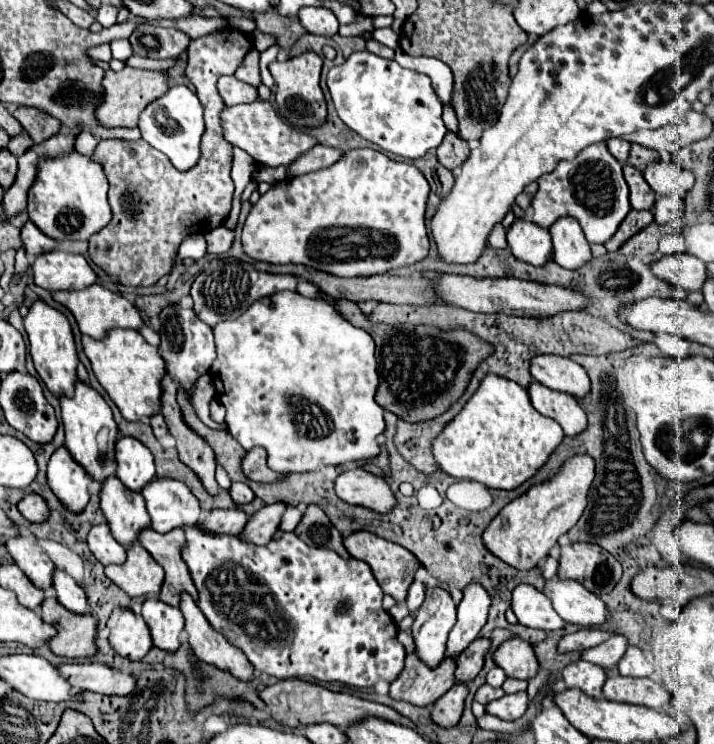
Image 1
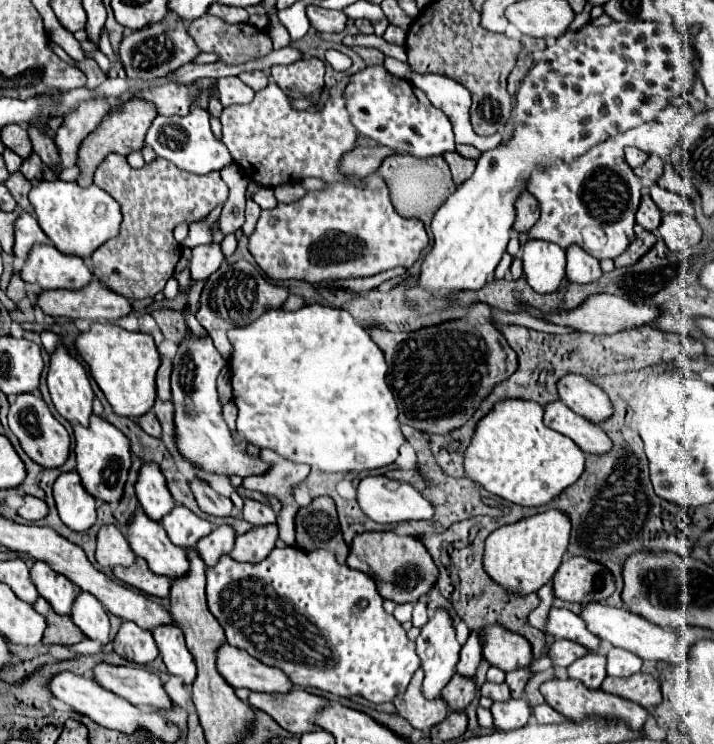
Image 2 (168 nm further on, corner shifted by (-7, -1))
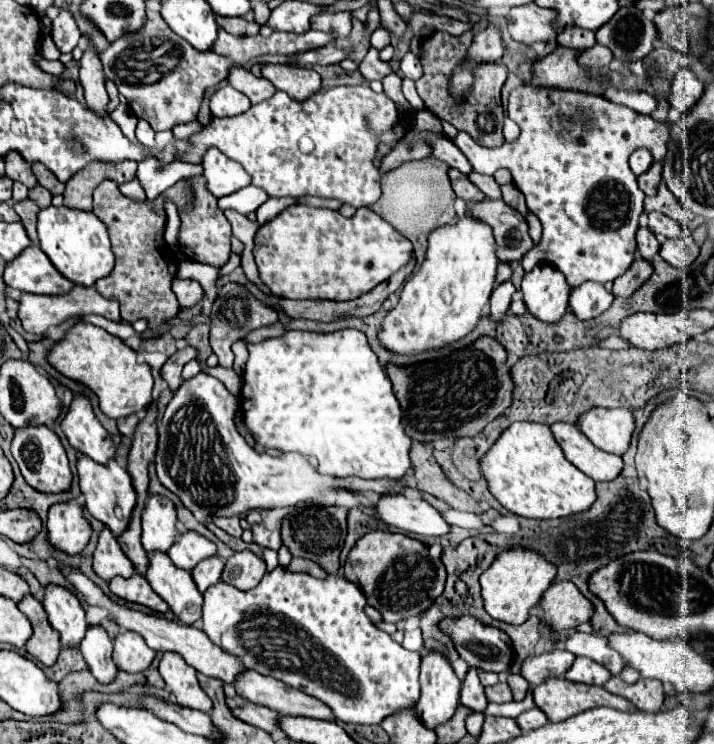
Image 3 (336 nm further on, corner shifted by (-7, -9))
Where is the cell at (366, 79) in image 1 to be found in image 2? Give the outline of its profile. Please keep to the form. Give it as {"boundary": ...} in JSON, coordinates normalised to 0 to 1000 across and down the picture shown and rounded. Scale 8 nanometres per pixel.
{"boundary":[[[536,87],[514,90],[492,101],[492,106],[494,109],[483,117],[486,149],[492,149],[492,163],[506,181],[581,211],[606,211],[637,203],[632,165],[626,165],[626,157],[612,144],[598,138],[598,128],[578,112],[548,101]]]}

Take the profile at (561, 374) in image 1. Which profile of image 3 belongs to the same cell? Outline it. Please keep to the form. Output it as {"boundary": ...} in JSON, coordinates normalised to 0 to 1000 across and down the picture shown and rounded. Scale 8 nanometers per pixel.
{"boundary":[[[825,547],[808,563],[811,577],[845,606],[873,612],[881,601],[884,582],[889,577],[887,558],[881,550],[850,550],[850,547]]]}

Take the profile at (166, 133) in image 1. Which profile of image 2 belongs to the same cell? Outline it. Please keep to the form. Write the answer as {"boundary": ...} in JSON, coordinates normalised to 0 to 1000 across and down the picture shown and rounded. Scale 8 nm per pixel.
{"boundary":[[[273,141],[268,147],[268,155],[262,157],[220,157],[214,168],[206,176],[203,195],[214,198],[223,211],[242,216],[251,227],[276,233],[276,235],[290,235],[296,230],[310,230],[318,222],[326,222],[329,214],[318,203],[318,198],[298,181],[293,171],[293,152]]]}

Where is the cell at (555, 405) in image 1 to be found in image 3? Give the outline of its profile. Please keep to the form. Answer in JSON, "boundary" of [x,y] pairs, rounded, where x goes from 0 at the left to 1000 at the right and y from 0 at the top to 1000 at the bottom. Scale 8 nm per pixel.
{"boundary":[[[775,569],[772,582],[786,598],[791,614],[831,647],[856,647],[870,636],[873,617],[867,612],[839,606],[839,601],[833,601],[808,571]]]}

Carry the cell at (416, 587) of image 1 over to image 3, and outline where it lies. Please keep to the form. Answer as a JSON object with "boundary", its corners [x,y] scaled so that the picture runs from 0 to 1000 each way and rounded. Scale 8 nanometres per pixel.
{"boundary":[[[578,845],[578,848],[567,848],[567,859],[562,864],[567,872],[573,875],[590,875],[592,872],[592,853],[590,845]]]}

